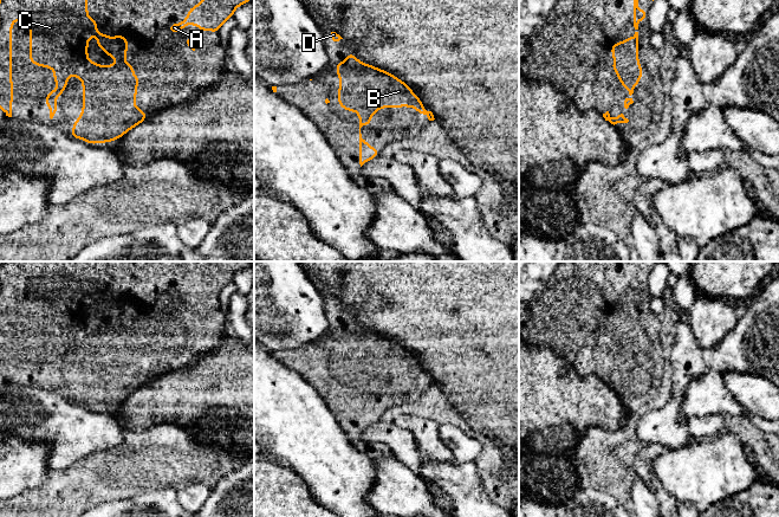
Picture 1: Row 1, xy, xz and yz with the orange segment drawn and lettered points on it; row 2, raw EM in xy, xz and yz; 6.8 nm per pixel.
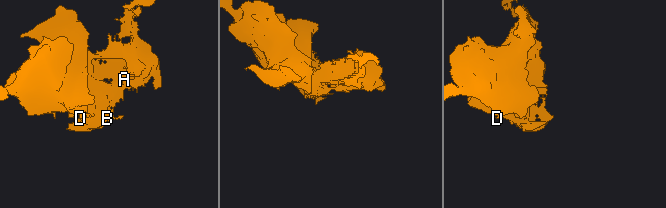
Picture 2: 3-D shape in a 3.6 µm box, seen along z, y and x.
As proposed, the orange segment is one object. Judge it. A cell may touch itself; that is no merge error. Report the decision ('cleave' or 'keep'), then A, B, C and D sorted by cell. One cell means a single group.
keep; A B C D

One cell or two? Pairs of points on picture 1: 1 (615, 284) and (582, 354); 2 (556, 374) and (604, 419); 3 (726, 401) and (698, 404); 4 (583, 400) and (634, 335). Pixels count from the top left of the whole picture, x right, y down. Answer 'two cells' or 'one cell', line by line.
1: one cell
2: one cell
3: one cell
4: two cells

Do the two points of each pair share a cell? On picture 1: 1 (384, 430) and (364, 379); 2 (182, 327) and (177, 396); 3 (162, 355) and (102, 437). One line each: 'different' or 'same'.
1: different
2: different
3: different

